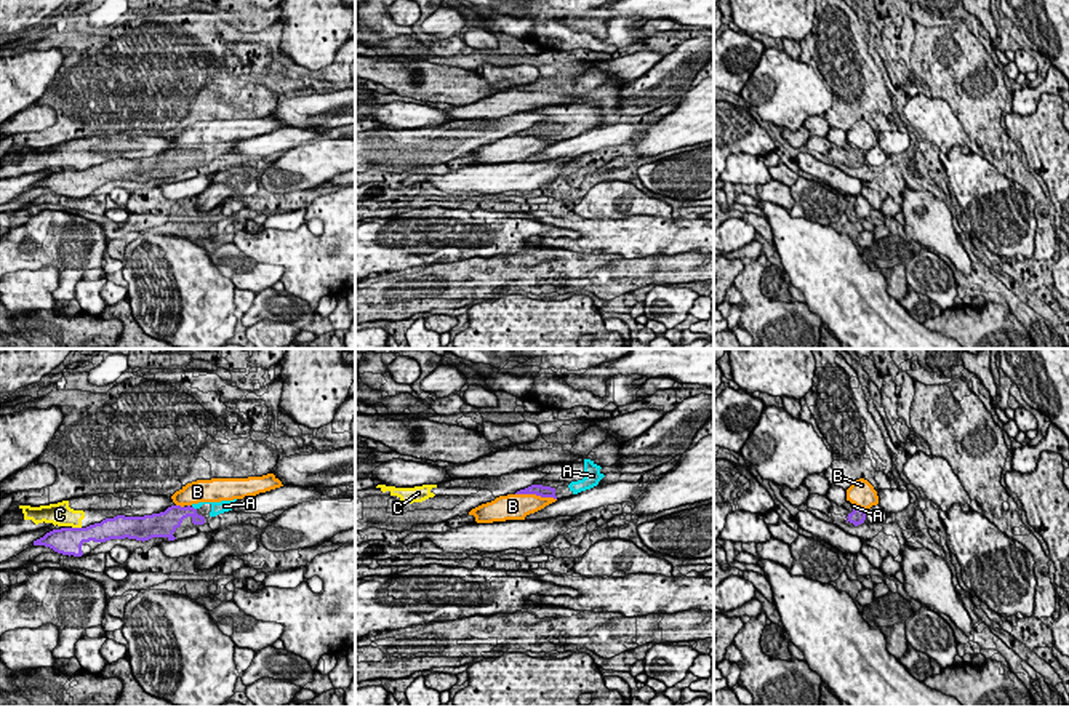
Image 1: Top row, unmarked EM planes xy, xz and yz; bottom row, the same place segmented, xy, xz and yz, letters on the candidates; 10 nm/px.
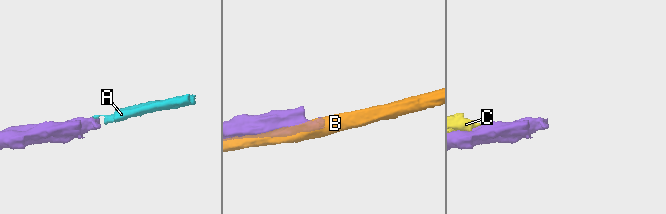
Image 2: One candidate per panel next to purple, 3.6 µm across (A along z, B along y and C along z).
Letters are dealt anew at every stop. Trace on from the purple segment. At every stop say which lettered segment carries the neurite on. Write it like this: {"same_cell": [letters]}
{"same_cell": ["A"]}

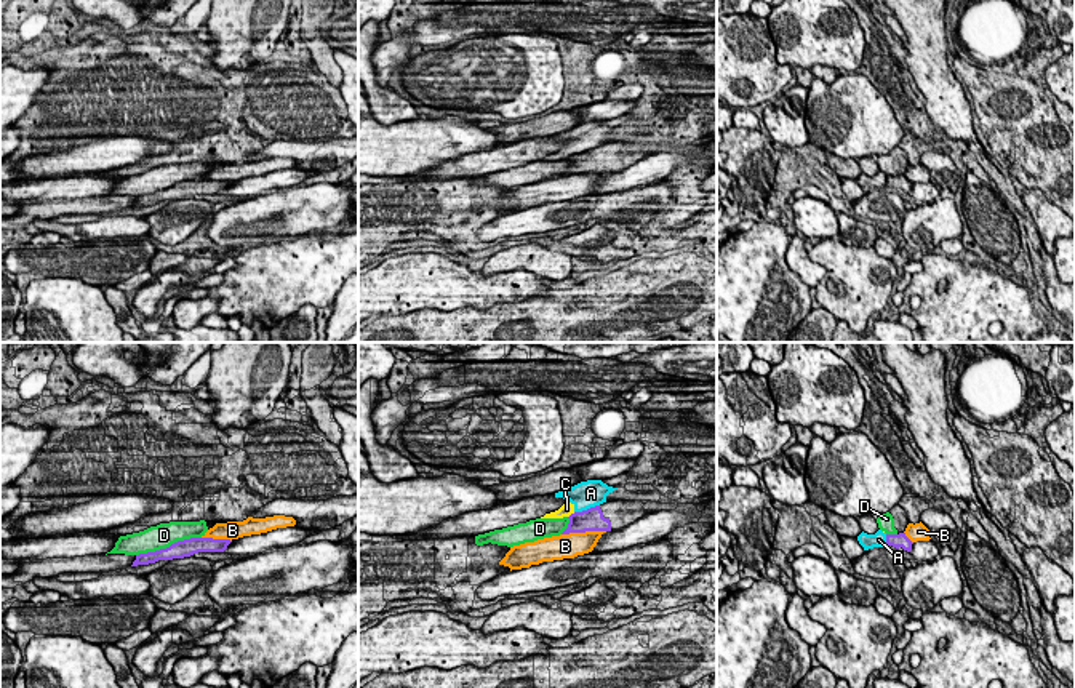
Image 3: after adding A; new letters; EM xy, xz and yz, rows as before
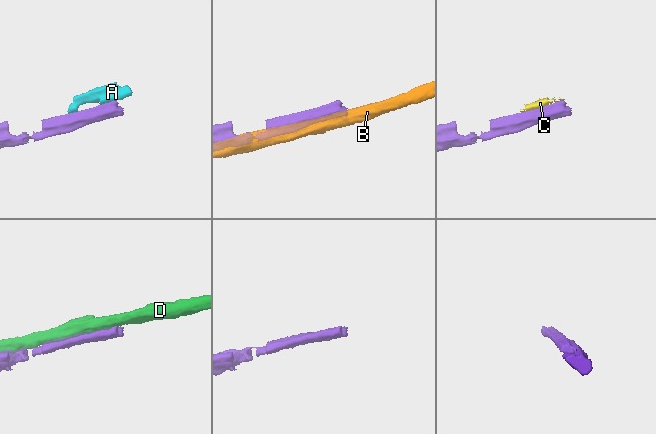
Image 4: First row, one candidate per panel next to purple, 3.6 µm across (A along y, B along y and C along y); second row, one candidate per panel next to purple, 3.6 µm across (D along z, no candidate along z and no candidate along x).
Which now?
{"same_cell": []}

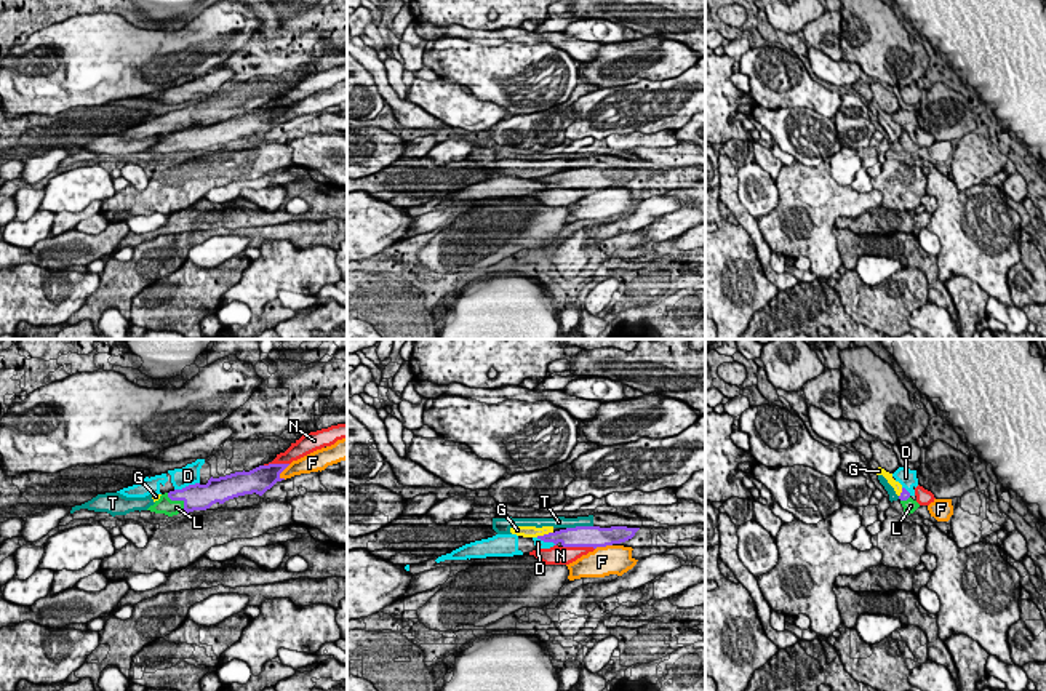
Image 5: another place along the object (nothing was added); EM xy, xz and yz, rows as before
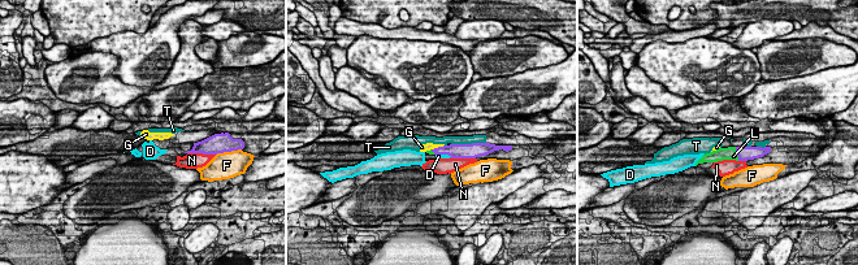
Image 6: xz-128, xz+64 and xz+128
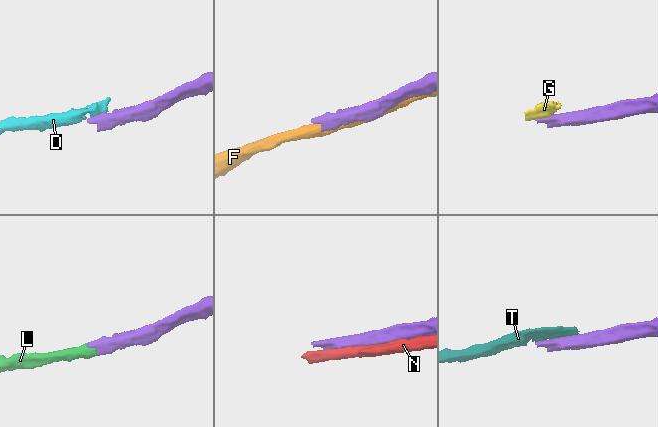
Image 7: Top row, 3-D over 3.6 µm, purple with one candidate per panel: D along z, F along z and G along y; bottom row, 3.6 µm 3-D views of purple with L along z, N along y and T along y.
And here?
{"same_cell": ["L"]}

